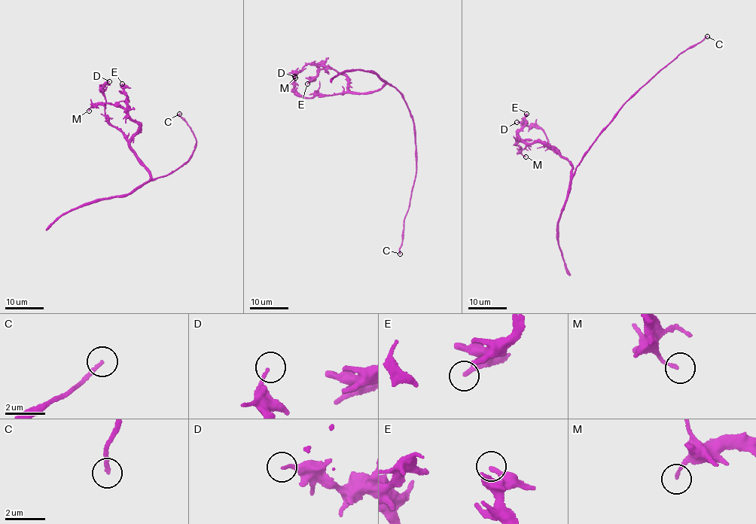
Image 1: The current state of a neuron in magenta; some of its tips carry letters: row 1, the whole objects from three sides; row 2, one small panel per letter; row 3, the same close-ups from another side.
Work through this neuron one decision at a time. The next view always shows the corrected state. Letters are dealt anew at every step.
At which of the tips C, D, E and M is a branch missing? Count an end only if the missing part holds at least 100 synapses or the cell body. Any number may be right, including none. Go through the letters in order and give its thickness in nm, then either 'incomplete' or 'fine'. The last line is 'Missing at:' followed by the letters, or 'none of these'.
C: 180 nm | incomplete
D: 140 nm | fine
E: 260 nm | fine
M: 130 nm | fine
Missing at: C

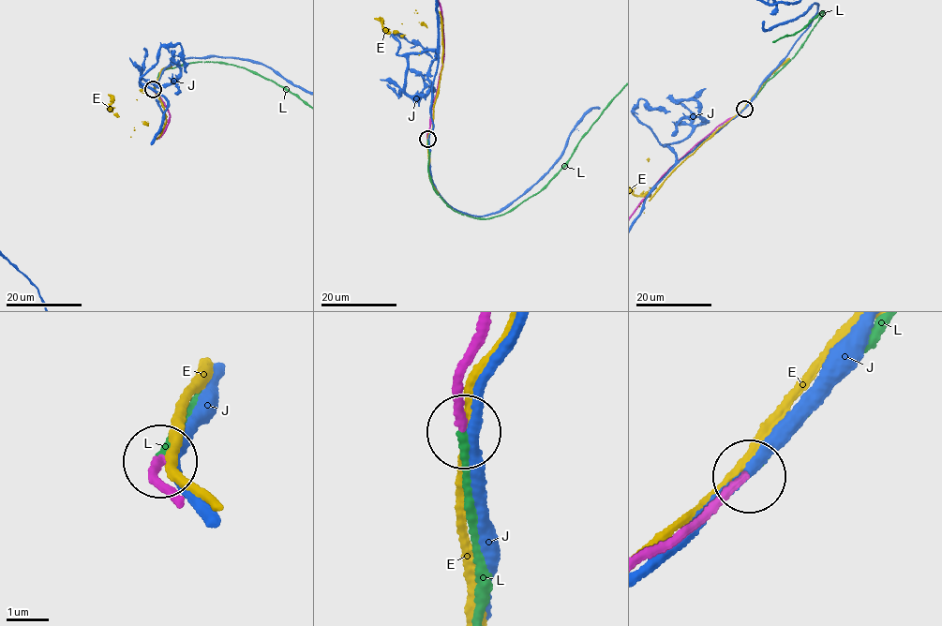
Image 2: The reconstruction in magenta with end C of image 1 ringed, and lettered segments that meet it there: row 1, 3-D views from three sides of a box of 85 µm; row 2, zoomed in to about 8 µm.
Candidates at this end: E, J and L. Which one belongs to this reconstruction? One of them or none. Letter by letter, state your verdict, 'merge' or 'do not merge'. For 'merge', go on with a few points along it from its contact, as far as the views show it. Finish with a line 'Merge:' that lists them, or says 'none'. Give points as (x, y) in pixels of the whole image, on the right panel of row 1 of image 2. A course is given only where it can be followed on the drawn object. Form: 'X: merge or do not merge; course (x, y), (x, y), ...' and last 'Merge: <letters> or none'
E: do not merge
J: do not merge
L: merge
Merge: L

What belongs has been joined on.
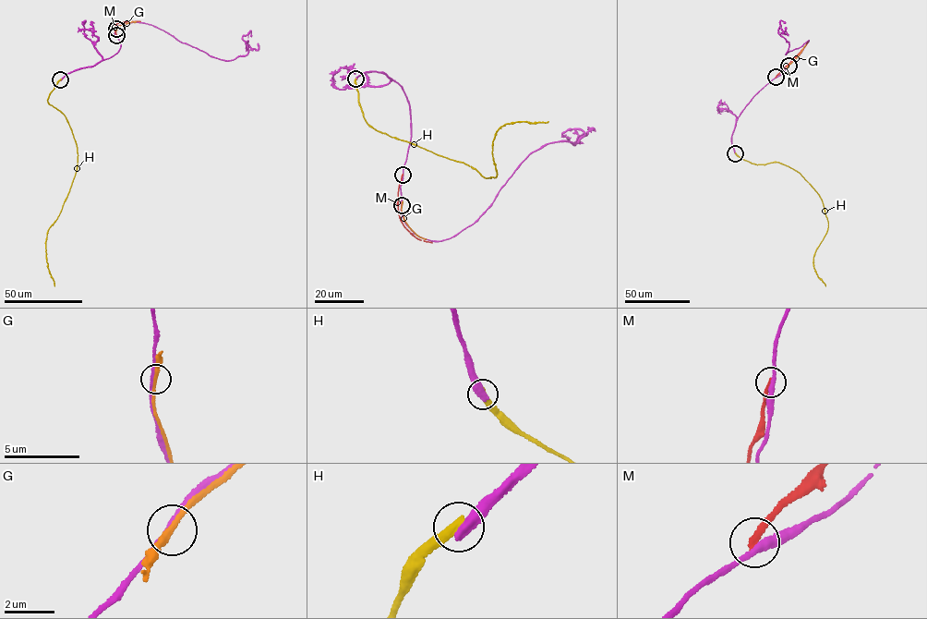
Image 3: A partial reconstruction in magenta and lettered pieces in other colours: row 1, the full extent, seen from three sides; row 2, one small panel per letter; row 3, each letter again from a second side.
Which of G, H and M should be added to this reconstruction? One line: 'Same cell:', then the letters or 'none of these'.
Same cell: none of these

